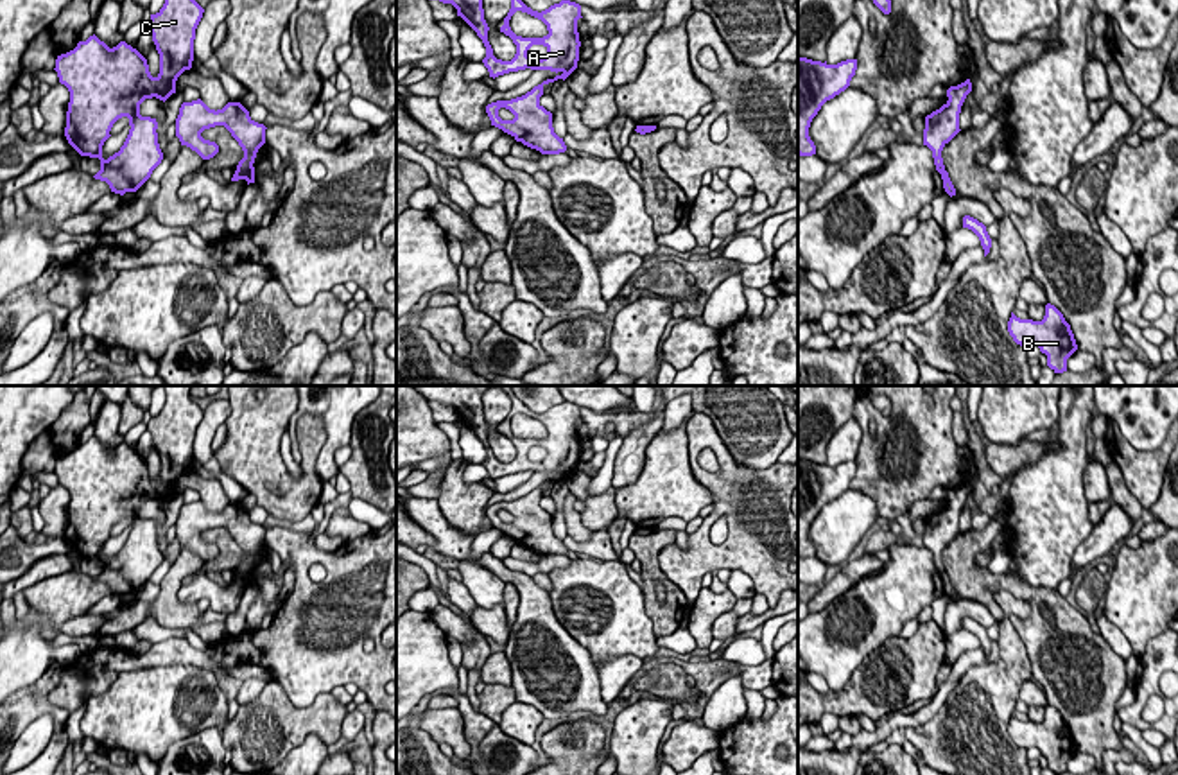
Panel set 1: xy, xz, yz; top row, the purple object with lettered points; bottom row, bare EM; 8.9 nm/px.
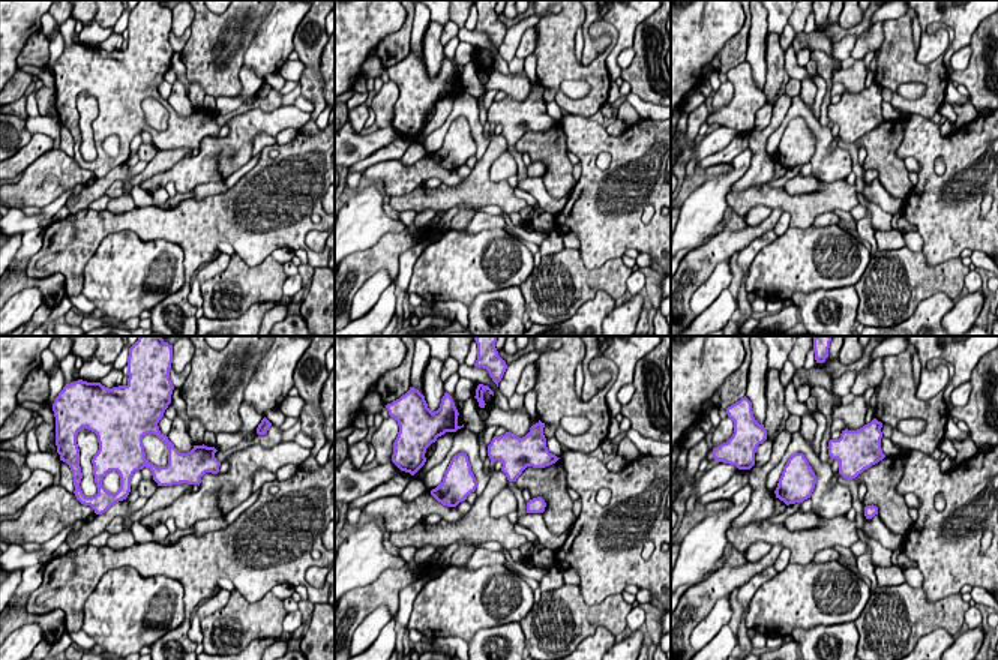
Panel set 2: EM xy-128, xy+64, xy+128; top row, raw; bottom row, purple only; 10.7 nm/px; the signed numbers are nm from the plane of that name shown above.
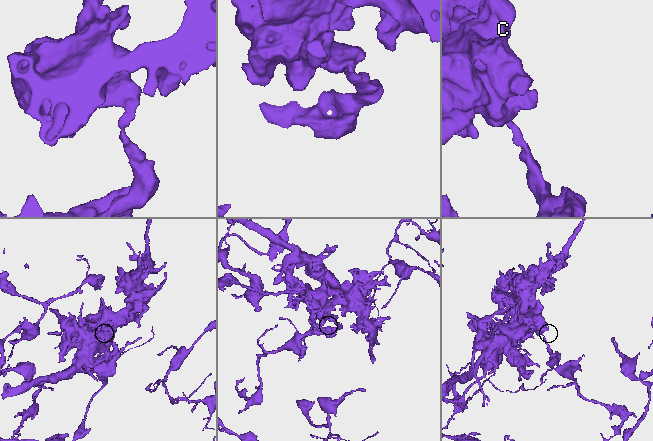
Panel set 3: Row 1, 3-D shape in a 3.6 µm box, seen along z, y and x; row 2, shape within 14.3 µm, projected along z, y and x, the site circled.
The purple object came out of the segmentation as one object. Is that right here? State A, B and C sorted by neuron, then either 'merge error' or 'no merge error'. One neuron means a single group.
A C / B; merge error

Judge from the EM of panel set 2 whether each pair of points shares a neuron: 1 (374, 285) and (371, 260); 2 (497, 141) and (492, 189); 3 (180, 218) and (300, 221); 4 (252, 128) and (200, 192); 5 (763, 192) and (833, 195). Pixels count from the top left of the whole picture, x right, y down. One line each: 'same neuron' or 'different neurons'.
1: different neurons
2: same neuron
3: same neuron
4: different neurons
5: same neuron

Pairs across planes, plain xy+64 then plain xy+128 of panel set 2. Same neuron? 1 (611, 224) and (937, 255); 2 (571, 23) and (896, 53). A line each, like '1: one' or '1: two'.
1: one
2: one

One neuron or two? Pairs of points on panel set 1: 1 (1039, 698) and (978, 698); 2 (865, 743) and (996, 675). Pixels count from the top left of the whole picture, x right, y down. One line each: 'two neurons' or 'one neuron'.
1: two neurons
2: two neurons

